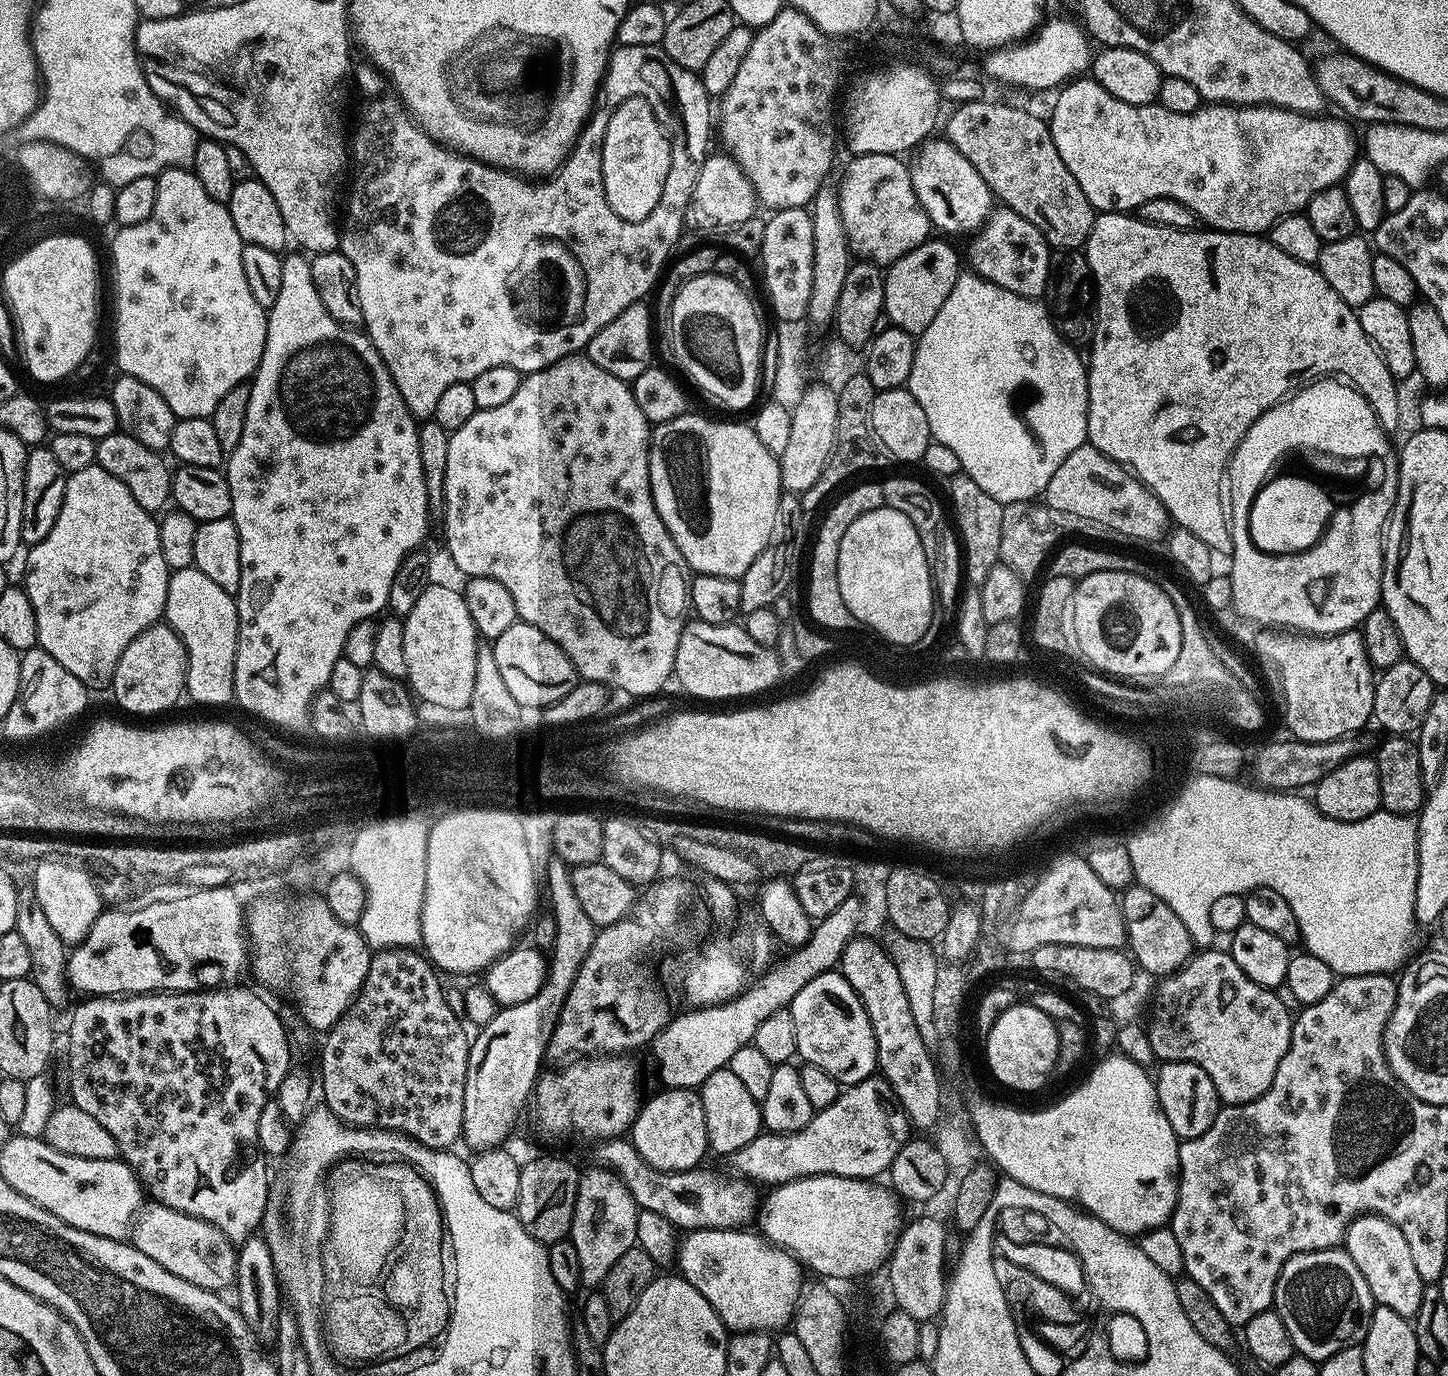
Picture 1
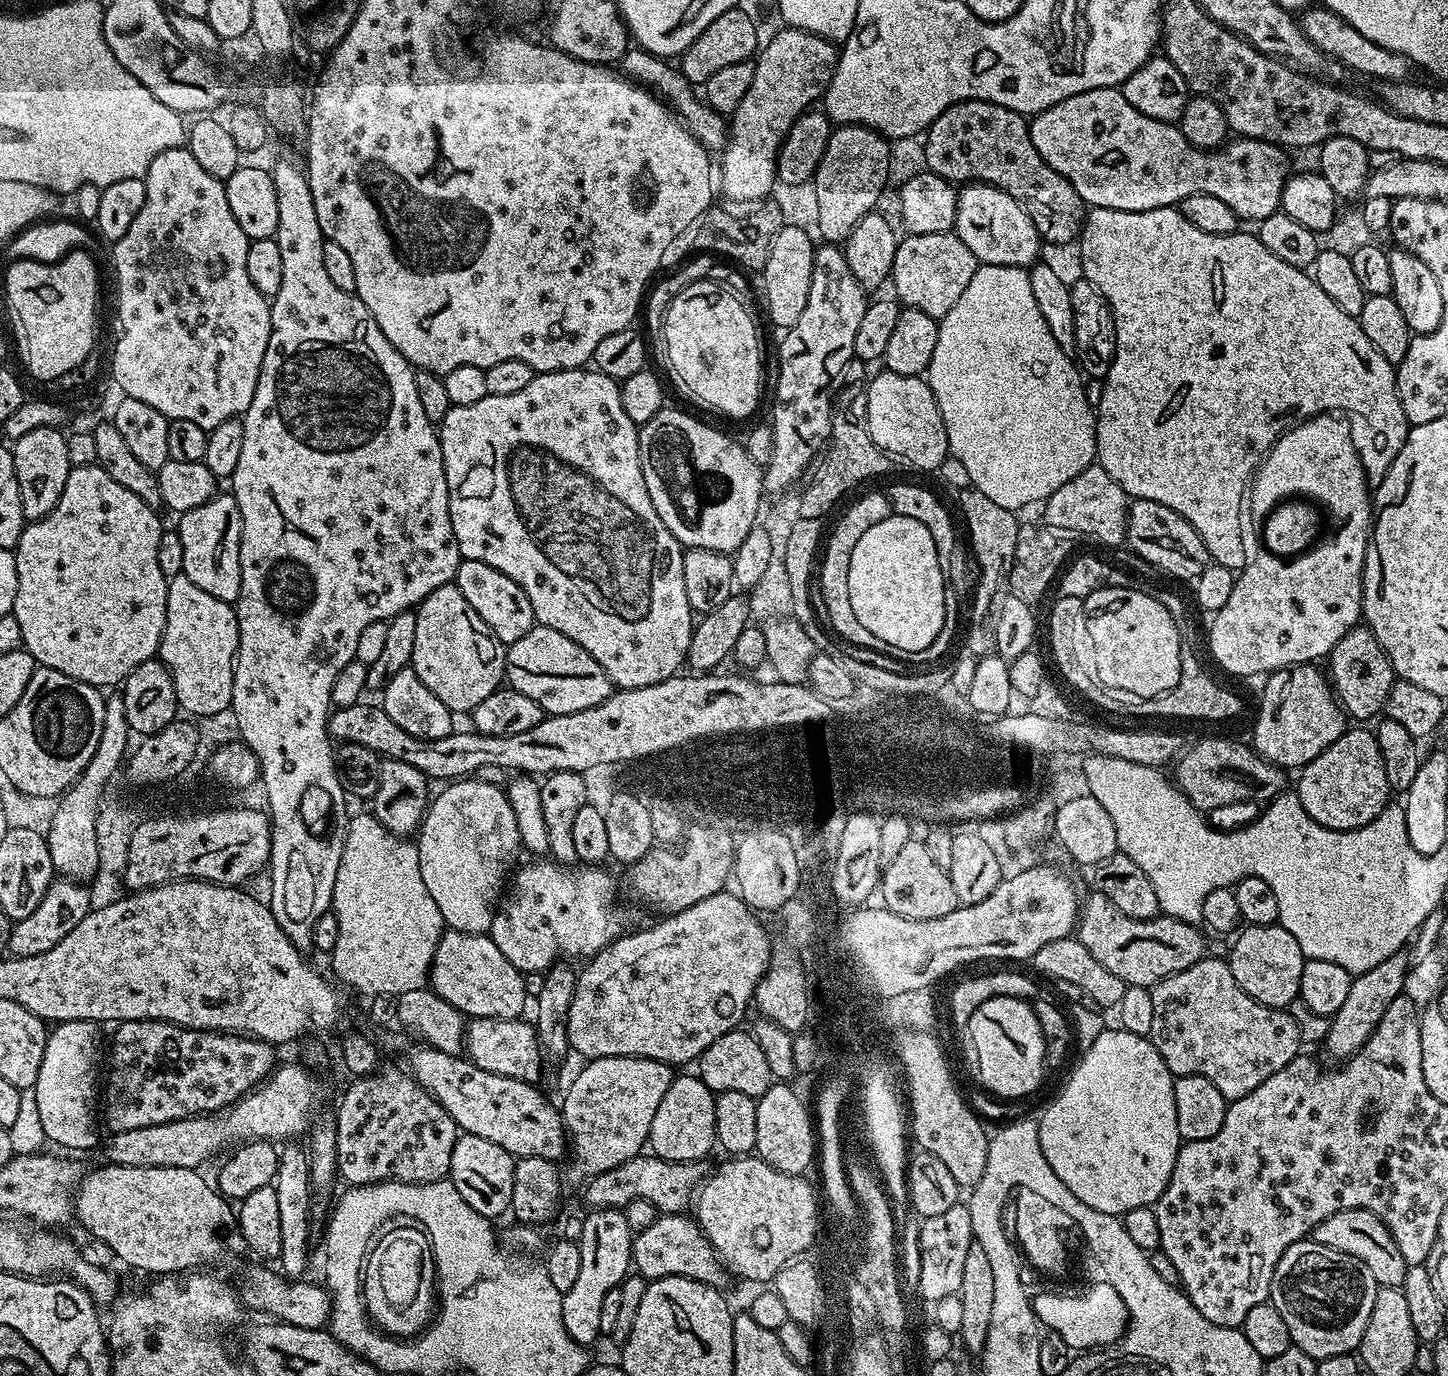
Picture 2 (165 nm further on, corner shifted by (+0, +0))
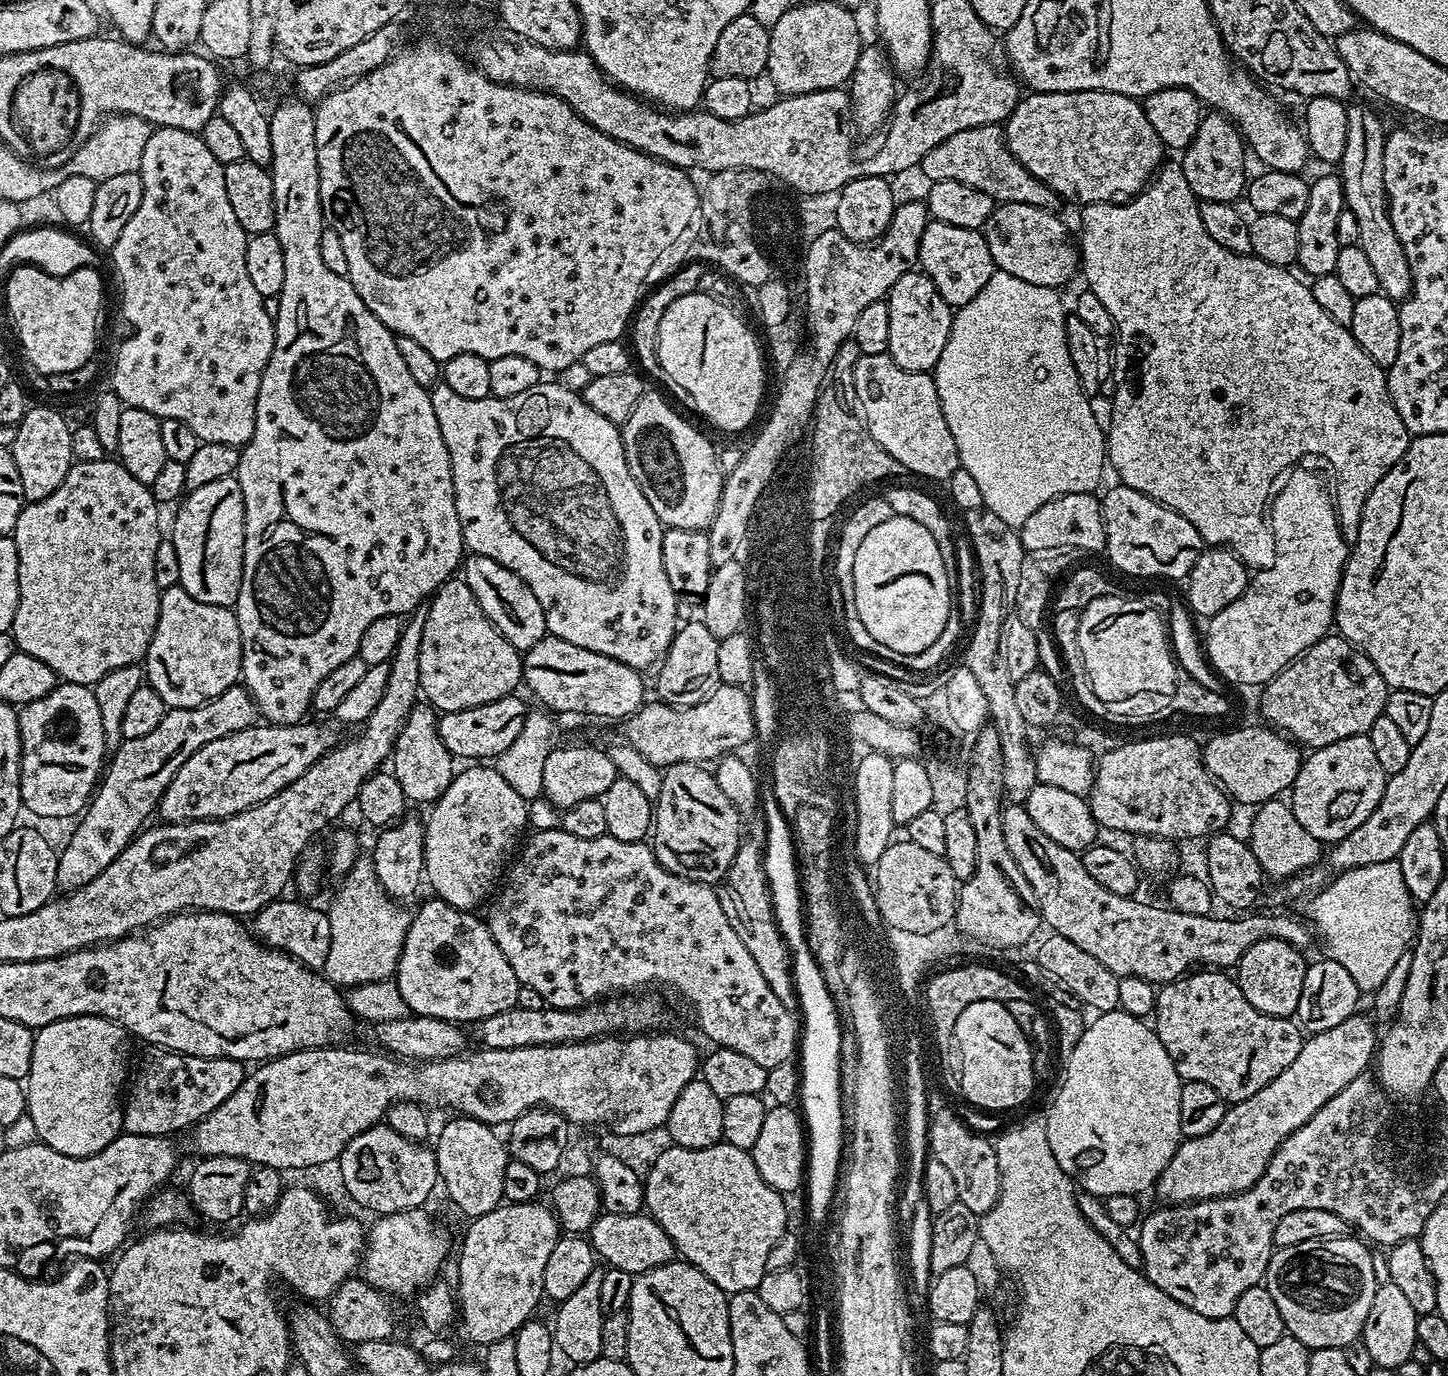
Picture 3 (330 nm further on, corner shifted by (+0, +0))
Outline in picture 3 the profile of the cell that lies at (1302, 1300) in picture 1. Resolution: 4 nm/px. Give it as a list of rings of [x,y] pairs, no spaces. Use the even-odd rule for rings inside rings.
[[[1352,1234],[1329,1236],[1310,1242],[1298,1242],[1298,1246],[1276,1248],[1272,1253],[1262,1283],[1270,1290],[1274,1303],[1282,1313],[1287,1335],[1298,1338],[1298,1342],[1302,1342],[1309,1350],[1345,1349],[1350,1342],[1361,1339],[1366,1314],[1370,1314],[1370,1306],[1374,1302],[1378,1279],[1376,1280],[1376,1264],[1368,1253],[1369,1245],[1363,1239],[1360,1240],[1355,1240]]]

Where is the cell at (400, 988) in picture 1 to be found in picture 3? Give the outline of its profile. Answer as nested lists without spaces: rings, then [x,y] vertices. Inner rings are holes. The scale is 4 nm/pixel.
[[[381,1122],[355,1136],[342,1150],[340,1166],[342,1179],[348,1191],[349,1201],[361,1209],[369,1208],[372,1214],[387,1214],[389,1212],[405,1212],[410,1208],[427,1205],[428,1195],[438,1188],[438,1173],[436,1170],[436,1154],[431,1147],[420,1142],[407,1140],[398,1134],[387,1123]]]

